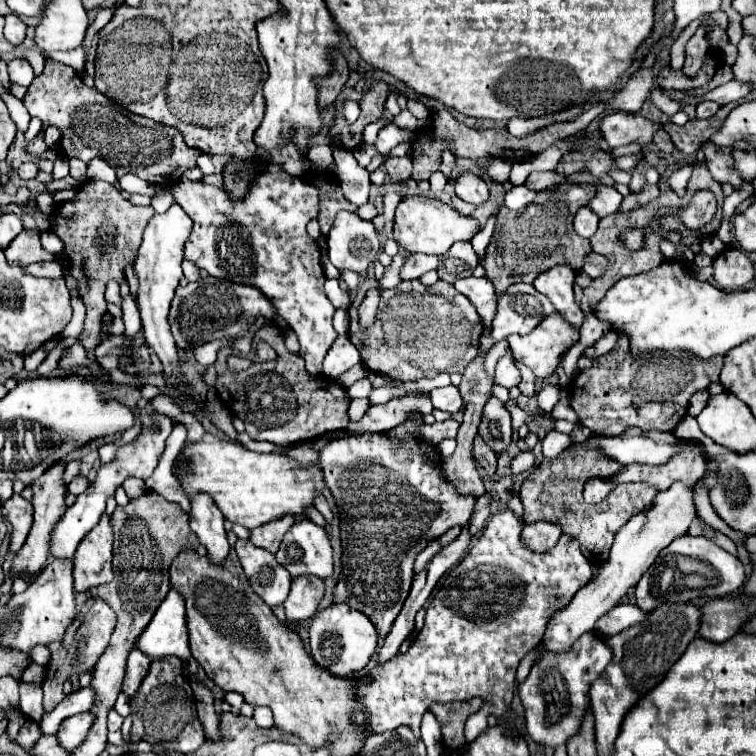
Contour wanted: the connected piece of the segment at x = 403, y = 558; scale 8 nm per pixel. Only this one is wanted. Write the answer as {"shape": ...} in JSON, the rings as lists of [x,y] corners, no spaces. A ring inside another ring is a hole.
{"shape":[[[382,434],[336,438],[322,448],[318,462],[322,464],[326,486],[336,498],[342,530],[342,576],[334,588],[334,602],[348,602],[350,608],[364,612],[376,626],[382,642],[410,592],[414,576],[412,566],[418,552],[422,552],[428,542],[436,540],[450,528],[468,524],[476,498],[460,496],[442,478],[436,478],[436,474],[440,474],[438,448],[418,440],[416,436],[406,436],[402,440],[392,440]],[[394,444],[406,444],[406,448],[396,450]],[[414,444],[422,444],[422,448],[428,450],[428,456],[424,458],[420,452],[414,452]]]}

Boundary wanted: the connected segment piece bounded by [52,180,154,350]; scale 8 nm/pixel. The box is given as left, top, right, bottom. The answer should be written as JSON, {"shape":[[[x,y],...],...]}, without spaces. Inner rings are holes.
{"shape":[[[88,180],[76,190],[76,198],[64,202],[52,214],[52,232],[64,242],[64,250],[58,254],[68,274],[74,278],[72,262],[80,256],[82,276],[76,278],[76,290],[86,306],[84,330],[80,334],[80,342],[86,350],[94,350],[102,340],[102,316],[106,312],[104,290],[110,280],[122,282],[126,278],[126,268],[134,266],[138,256],[138,248],[142,242],[142,234],[150,218],[154,216],[152,206],[134,206],[130,200],[122,198],[122,194],[108,182]]]}

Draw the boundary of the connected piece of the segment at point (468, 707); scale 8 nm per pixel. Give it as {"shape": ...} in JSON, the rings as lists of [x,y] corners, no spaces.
{"shape":[[[474,697],[468,703],[454,702],[452,704],[434,703],[430,711],[436,716],[442,732],[442,741],[446,748],[445,751],[454,754],[456,750],[466,744],[464,740],[464,722],[470,714],[478,712],[482,707],[482,699]]]}

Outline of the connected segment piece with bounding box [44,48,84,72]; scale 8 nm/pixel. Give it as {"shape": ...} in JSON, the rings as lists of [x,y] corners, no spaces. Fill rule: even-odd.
{"shape":[[[76,48],[74,52],[44,52],[44,56],[50,58],[50,60],[68,64],[76,72],[82,72],[84,70],[84,50],[82,48]]]}

